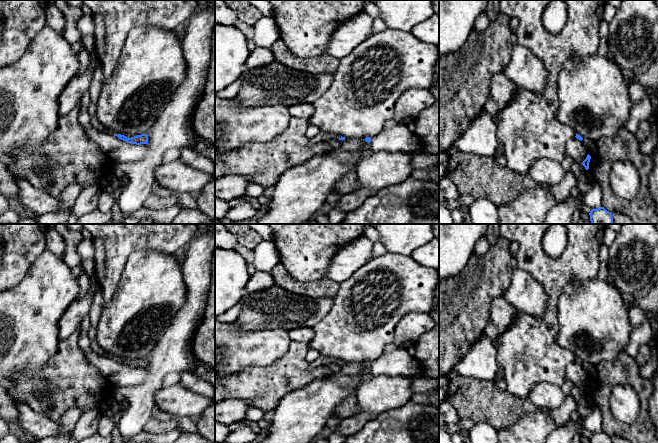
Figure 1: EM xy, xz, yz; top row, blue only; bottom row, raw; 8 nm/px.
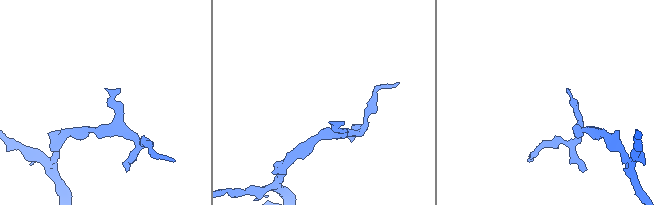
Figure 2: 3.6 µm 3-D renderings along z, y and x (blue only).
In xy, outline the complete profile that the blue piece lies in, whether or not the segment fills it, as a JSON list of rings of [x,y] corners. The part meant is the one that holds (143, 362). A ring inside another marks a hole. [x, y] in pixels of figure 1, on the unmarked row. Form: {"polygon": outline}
{"polygon": [[[116,358],[116,360],[119,363],[126,365],[128,367],[132,367],[132,368],[136,368],[136,369],[148,368],[148,359],[147,358],[137,359],[132,362],[127,362],[126,360],[121,359],[121,358]]]}

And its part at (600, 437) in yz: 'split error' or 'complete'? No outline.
complete

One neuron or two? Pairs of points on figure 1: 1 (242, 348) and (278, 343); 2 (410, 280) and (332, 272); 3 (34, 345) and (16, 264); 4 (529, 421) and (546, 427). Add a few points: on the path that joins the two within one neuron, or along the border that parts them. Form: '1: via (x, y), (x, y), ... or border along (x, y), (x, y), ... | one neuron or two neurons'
1: via (251, 348), (263, 348), (269, 345) | one neuron
2: border along (370, 259), (340, 283) | two neurons
3: border along (34, 262), (29, 272), (10, 289) | two neurons
4: via (533, 425), (542, 426) | one neuron

